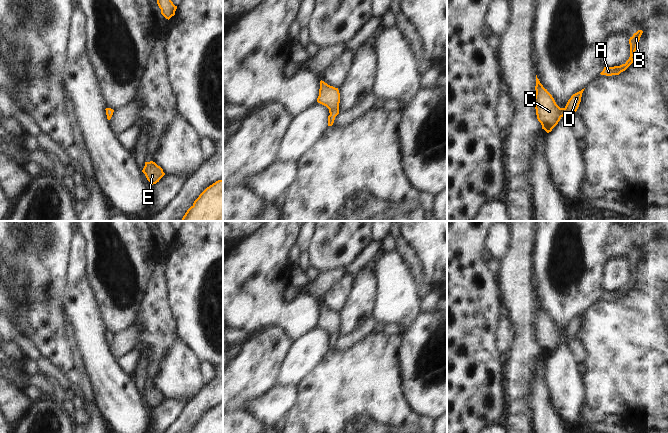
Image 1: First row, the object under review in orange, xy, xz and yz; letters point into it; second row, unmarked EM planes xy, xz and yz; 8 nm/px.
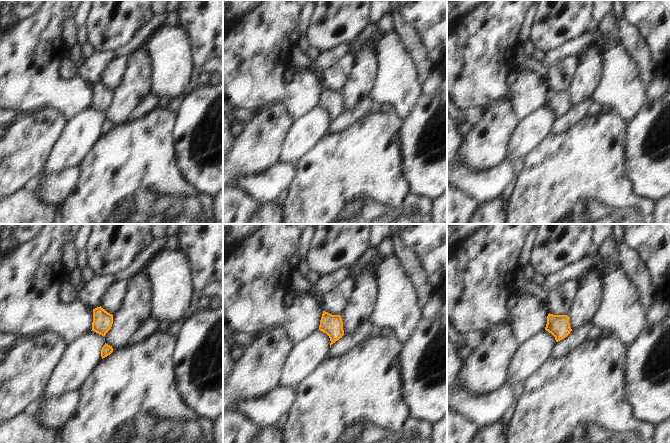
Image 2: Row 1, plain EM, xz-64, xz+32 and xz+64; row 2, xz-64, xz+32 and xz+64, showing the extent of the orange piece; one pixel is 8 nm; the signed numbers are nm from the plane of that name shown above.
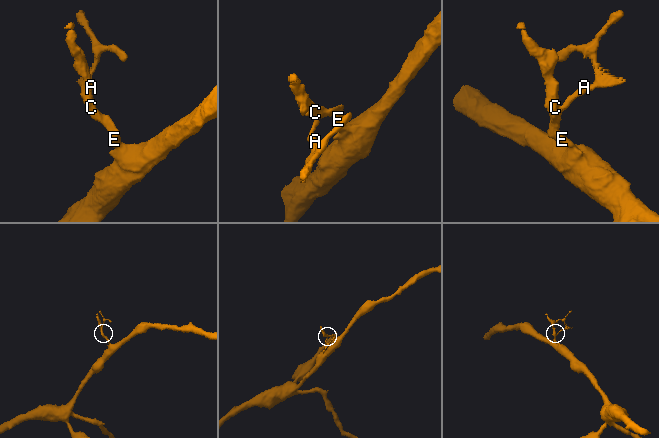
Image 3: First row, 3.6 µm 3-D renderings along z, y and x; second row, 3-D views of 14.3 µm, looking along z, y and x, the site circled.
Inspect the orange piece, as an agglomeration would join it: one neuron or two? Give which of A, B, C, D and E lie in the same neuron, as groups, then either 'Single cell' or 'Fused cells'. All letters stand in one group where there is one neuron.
Groups: A B C D E. Single cell.

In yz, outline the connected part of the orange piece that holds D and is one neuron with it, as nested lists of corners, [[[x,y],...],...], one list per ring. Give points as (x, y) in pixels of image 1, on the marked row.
[[[536,75],[536,94],[534,105],[538,121],[547,133],[558,124],[560,119],[566,115],[567,117],[577,111],[581,102],[581,97],[584,89],[573,94],[568,100],[564,108],[560,108],[552,95],[543,87]]]

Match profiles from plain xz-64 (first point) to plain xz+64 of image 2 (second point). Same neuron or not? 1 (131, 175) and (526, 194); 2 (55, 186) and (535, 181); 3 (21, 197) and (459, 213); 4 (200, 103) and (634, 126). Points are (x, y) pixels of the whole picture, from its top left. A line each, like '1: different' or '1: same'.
1: same
2: different
3: same
4: same

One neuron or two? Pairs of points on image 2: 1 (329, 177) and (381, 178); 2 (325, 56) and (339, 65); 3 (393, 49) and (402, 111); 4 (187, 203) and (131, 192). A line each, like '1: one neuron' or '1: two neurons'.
1: one neuron
2: two neurons
3: one neuron
4: one neuron

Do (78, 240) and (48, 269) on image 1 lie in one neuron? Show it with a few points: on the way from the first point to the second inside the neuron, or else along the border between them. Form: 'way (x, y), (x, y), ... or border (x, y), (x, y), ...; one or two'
border (72, 238), (69, 251), (69, 266), (66, 271); two

